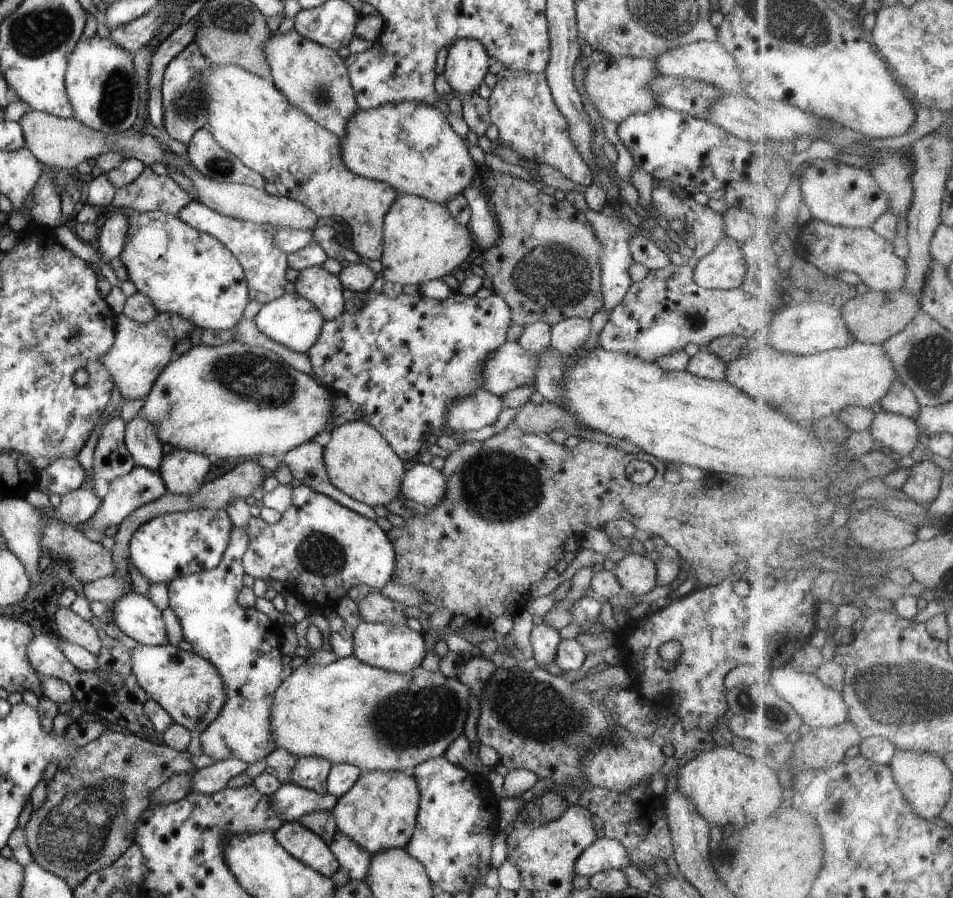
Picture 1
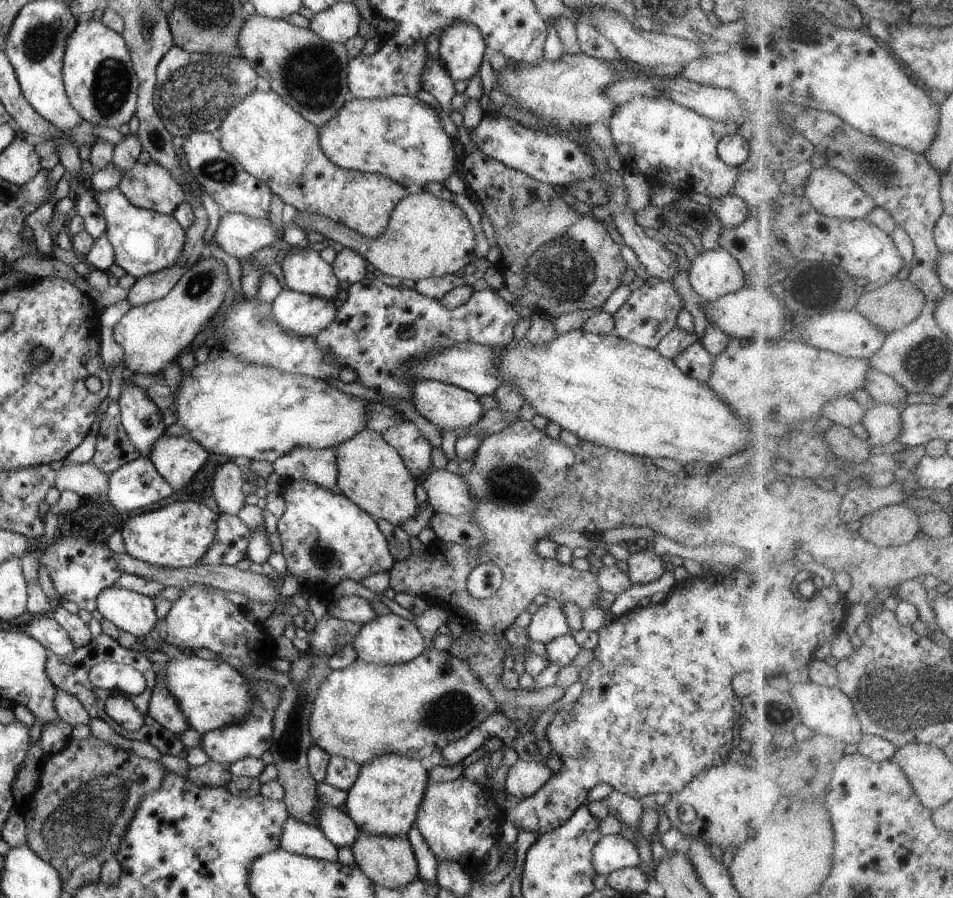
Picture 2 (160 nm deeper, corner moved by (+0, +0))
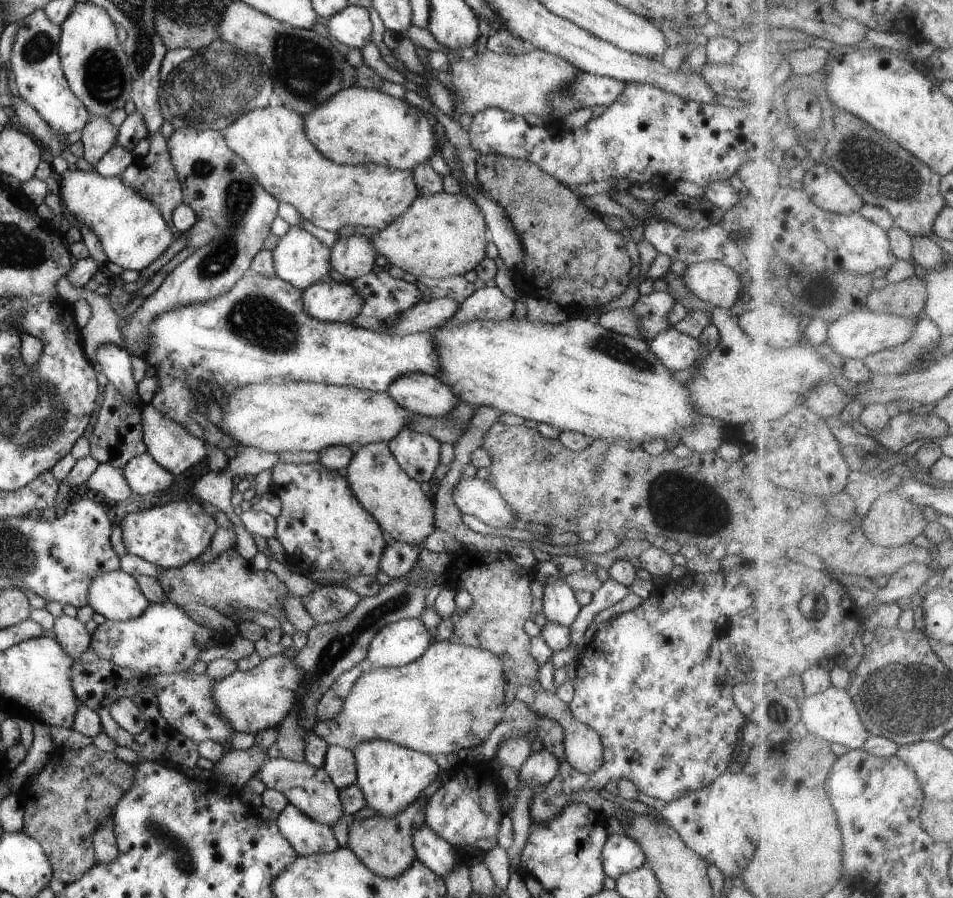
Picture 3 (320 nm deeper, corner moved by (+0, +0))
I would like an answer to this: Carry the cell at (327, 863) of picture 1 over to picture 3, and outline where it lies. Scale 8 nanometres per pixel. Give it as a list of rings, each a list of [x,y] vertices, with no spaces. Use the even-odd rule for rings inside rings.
[[[288,804],[275,820],[280,834],[299,856],[327,854],[341,848],[333,834],[333,828],[314,822],[292,804]]]

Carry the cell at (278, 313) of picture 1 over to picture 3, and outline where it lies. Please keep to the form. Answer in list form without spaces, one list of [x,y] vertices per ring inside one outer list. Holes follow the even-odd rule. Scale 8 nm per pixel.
[[[317,282],[302,292],[302,312],[322,322],[350,323],[362,310],[364,298],[352,283]]]

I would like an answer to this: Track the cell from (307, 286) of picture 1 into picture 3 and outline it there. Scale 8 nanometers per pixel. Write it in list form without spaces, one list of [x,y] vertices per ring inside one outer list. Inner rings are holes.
[[[291,226],[285,236],[280,237],[277,247],[272,251],[272,260],[276,276],[288,282],[290,286],[304,291],[312,283],[320,282],[323,276],[330,274],[332,270],[330,264],[330,248],[325,246],[310,232],[306,232],[302,227]]]

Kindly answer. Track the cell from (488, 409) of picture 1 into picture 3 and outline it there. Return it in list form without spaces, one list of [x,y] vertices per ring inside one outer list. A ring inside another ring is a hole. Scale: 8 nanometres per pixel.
[[[426,374],[400,376],[388,386],[387,394],[404,410],[433,418],[449,418],[462,402],[440,378]]]

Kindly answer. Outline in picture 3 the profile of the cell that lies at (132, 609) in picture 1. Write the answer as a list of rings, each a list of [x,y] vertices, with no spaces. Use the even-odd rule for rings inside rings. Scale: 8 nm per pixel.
[[[121,569],[94,578],[87,600],[96,613],[113,622],[138,618],[150,606],[135,578]]]

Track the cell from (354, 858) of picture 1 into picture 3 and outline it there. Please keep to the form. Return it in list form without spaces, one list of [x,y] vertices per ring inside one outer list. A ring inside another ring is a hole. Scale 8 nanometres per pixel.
[[[268,758],[258,772],[254,774],[254,778],[262,781],[266,788],[278,790],[283,796],[286,796],[289,804],[298,808],[308,818],[312,818],[314,822],[326,824],[330,828],[341,820],[344,816],[342,802],[340,802],[338,788],[333,786],[330,776],[326,774],[324,768],[314,768],[312,764],[304,762],[294,762],[292,760],[279,758]]]

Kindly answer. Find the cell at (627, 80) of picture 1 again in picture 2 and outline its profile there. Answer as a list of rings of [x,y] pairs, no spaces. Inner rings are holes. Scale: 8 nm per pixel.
[[[564,52],[557,60],[542,59],[535,63],[506,65],[494,72],[498,78],[495,89],[507,94],[522,109],[544,119],[556,118],[563,124],[578,121],[588,126],[598,121],[608,123],[617,107],[605,95],[605,88],[620,79],[611,68],[611,62],[585,53],[571,55]]]

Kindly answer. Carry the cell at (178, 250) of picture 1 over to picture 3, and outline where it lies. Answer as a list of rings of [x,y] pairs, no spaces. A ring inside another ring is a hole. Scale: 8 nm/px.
[[[94,170],[66,171],[60,182],[61,202],[79,219],[79,222],[92,228],[98,236],[108,262],[117,264],[125,270],[141,272],[155,262],[174,242],[178,233],[168,226],[148,198],[138,190],[128,188],[120,176],[104,178]]]

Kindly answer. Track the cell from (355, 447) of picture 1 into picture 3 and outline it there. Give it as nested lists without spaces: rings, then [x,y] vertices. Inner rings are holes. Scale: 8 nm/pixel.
[[[384,442],[353,447],[352,462],[346,466],[346,480],[360,505],[378,522],[383,533],[397,542],[422,546],[435,530],[433,501],[422,492],[421,484],[400,467]]]

